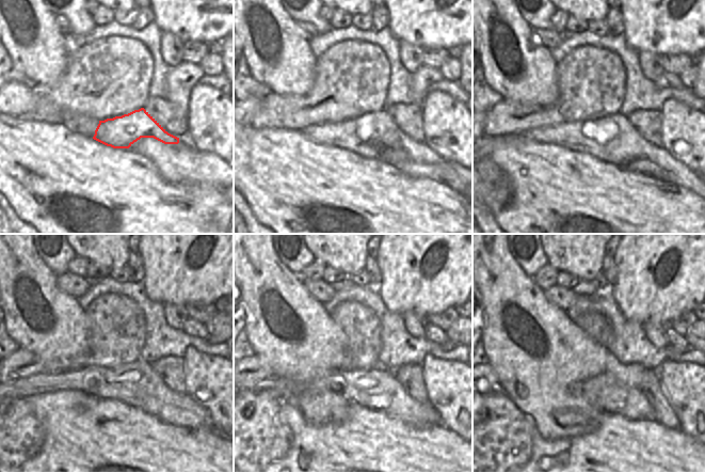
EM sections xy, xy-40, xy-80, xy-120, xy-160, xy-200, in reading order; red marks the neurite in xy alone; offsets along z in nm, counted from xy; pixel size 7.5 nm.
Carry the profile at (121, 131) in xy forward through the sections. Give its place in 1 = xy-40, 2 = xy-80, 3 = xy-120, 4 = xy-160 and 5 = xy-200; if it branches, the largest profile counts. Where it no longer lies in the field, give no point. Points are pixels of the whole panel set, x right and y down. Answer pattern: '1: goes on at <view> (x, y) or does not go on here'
1: goes on at xy-40 (374, 136)
2: goes on at xy-80 (613, 139)
3: goes on at xy-120 (138, 384)
4: goes on at xy-160 (377, 388)
5: goes on at xy-200 (604, 391)

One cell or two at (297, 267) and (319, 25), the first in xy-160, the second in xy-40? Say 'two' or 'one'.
one

